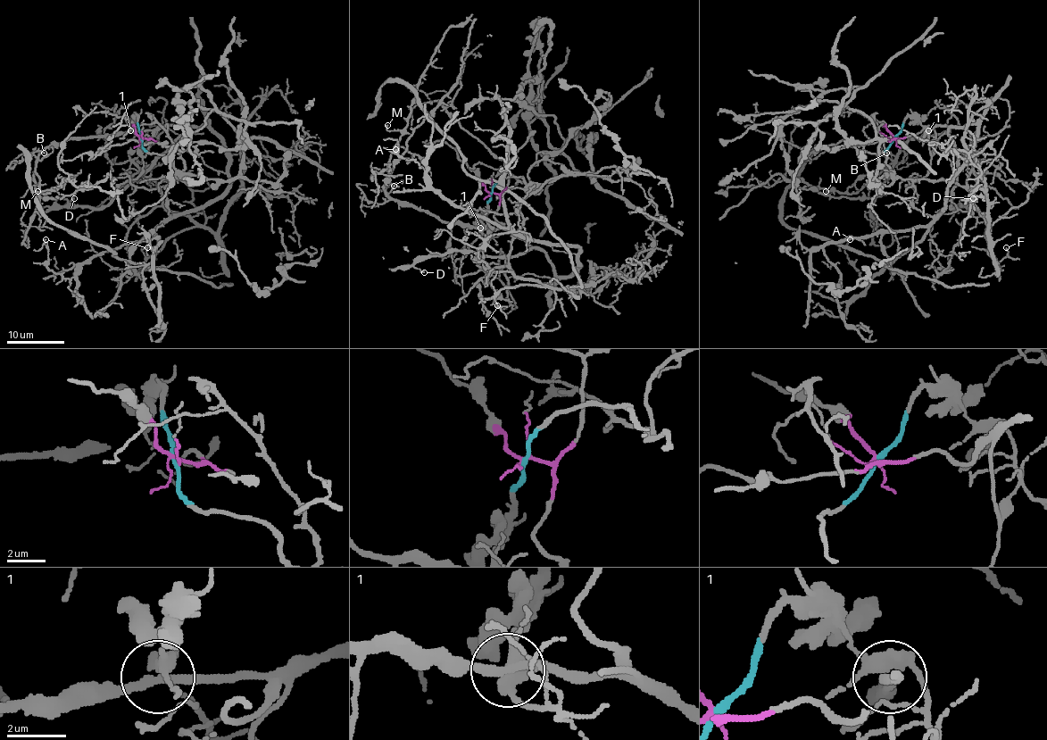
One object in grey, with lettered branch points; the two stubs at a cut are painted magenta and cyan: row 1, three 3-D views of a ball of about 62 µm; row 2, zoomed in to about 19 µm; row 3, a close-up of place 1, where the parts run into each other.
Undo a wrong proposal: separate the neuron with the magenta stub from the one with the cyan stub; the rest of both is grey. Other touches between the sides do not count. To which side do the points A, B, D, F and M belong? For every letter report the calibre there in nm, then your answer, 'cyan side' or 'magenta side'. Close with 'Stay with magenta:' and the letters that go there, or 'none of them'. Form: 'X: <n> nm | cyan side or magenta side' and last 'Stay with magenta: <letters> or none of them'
A: 120 nm | magenta side
B: 120 nm | magenta side
D: 120 nm | magenta side
F: 120 nm | cyan side
M: 130 nm | magenta side
Stay with magenta: A, B, D, M

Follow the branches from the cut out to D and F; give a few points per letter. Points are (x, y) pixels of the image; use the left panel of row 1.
D: (141, 137), (149, 137), (146, 135), (145, 139), (165, 126), (186, 128), (106, 205), (64, 205), (74, 198)
F: (141, 137), (177, 175), (158, 185), (162, 203), (195, 224), (145, 261), (148, 247)

